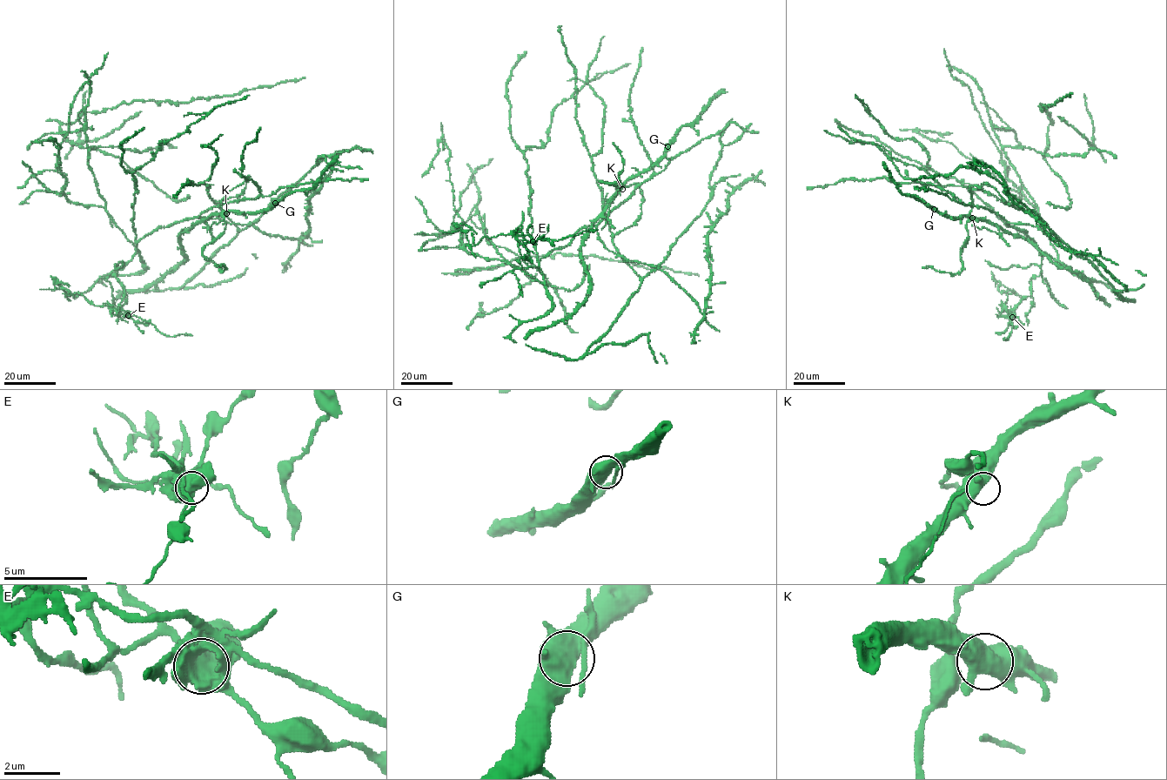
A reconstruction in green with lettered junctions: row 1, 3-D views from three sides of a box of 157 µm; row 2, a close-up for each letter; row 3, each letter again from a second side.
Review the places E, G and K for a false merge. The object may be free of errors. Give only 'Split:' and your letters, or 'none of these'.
Split: E

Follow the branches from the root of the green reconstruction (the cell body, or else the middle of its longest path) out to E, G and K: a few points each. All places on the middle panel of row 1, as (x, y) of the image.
E: (540, 259), (539, 268), (521, 268), (519, 258), (530, 258), (526, 244), (533, 240)
G: (540, 259), (594, 227), (649, 273), (613, 240), (639, 218), (641, 191), (615, 188), (667, 146)
K: (540, 259), (594, 227), (649, 273), (613, 243), (641, 211), (639, 184), (622, 189)

